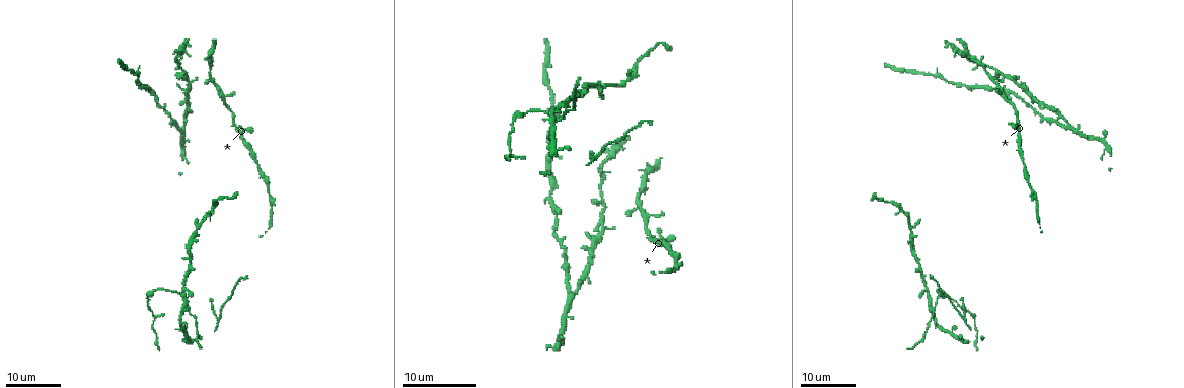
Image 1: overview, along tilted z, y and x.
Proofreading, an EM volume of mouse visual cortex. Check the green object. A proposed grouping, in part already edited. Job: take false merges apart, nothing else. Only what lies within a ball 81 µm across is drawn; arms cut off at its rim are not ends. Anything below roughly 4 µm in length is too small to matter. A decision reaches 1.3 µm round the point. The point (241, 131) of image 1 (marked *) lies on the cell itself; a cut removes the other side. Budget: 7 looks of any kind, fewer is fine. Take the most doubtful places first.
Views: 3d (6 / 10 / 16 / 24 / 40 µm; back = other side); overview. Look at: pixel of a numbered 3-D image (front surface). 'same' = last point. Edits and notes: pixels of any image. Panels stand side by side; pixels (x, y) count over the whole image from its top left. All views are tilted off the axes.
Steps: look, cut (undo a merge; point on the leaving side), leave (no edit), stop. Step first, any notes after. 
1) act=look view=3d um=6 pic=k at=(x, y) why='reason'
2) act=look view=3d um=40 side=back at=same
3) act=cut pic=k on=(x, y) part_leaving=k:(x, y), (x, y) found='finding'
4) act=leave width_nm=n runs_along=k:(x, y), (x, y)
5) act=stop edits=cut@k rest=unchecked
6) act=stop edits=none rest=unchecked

act=look view=3d um=24 pic=1 at=(603, 226) why='four-way junction'

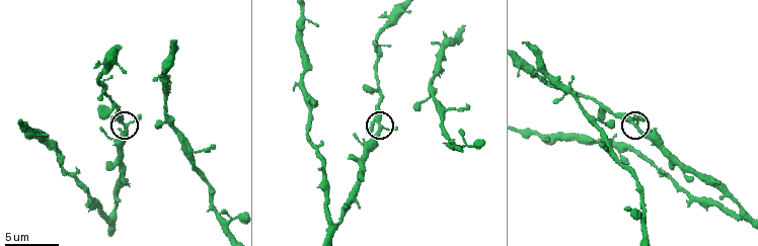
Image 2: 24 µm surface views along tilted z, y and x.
act=look view=3d um=10 pic=2 at=(633, 125) why='closer look'

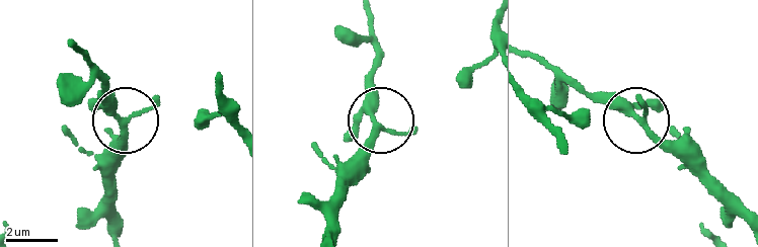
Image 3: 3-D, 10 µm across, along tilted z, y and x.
act=leave arms=4 found='all the same cell'

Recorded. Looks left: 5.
act=look view=3d um=16 pic=1 at=(931, 312) why='looks like a crossing'

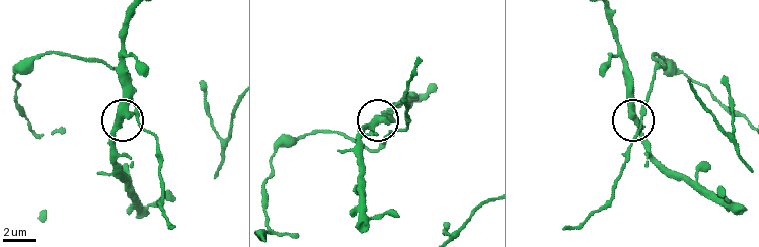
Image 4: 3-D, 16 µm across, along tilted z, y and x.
act=look view=3d um=6 pic=4 at=(123, 117)

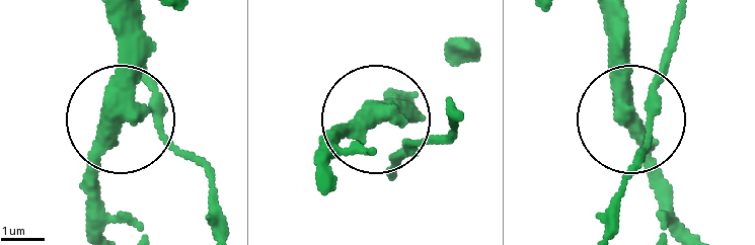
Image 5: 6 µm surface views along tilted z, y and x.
act=leave side_arm_um=12 runs_along=5:(122, 13), (124, 100), (92, 208) found='continuous, no second cell'

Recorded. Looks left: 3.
act=look view=3d um=16 pic=1 at=(603, 84) why='three arms meet'

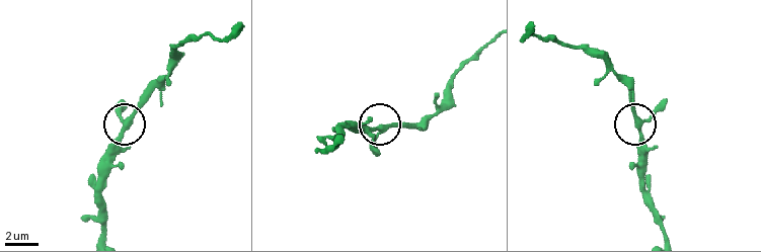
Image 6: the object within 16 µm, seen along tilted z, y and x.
act=look view=3d um=10 pic=6 at=(125, 128)

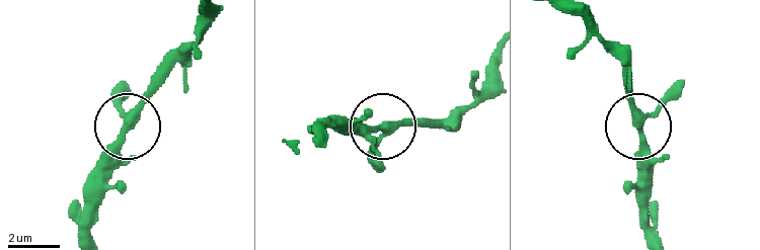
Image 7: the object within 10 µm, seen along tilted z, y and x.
act=look view=3d um=6 pic=7 at=(126, 127)

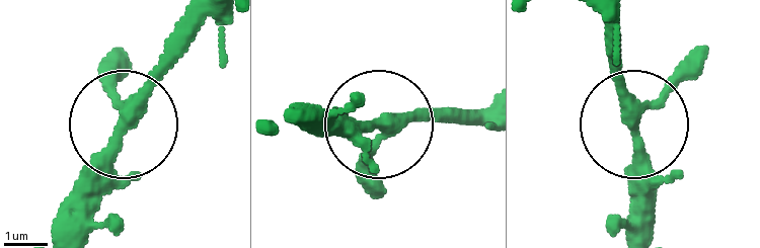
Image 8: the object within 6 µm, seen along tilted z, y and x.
act=leave found='all the same cell'

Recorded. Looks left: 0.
act=stop edits=none rest=unchecked

